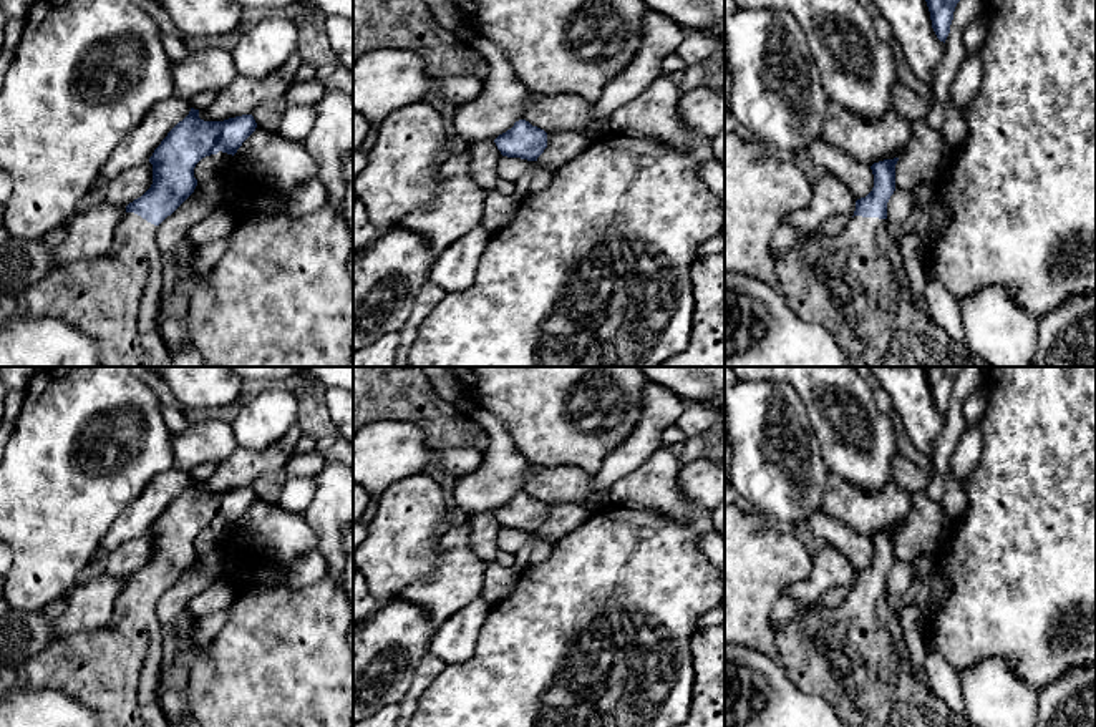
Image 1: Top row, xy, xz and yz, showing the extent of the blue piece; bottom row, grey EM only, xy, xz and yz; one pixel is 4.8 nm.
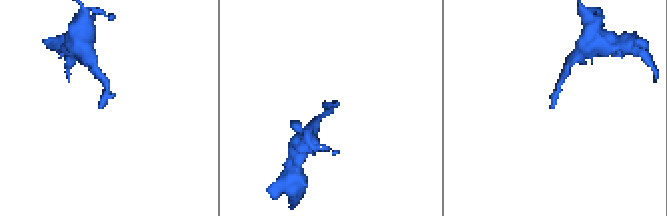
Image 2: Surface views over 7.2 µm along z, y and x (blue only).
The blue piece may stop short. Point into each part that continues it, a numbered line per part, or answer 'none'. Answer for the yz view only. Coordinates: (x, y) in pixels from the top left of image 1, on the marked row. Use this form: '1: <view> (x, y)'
1: yz (877, 327)

